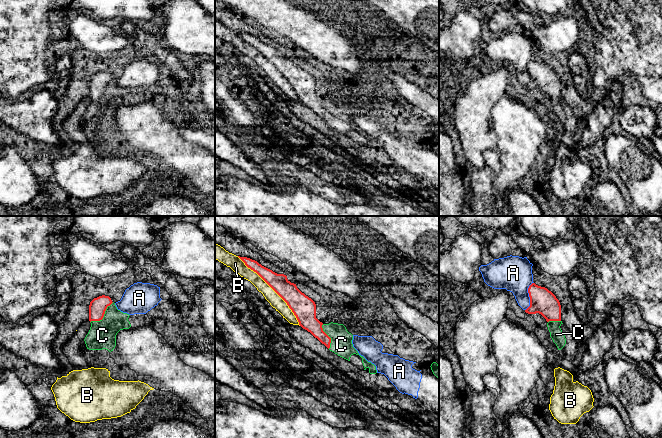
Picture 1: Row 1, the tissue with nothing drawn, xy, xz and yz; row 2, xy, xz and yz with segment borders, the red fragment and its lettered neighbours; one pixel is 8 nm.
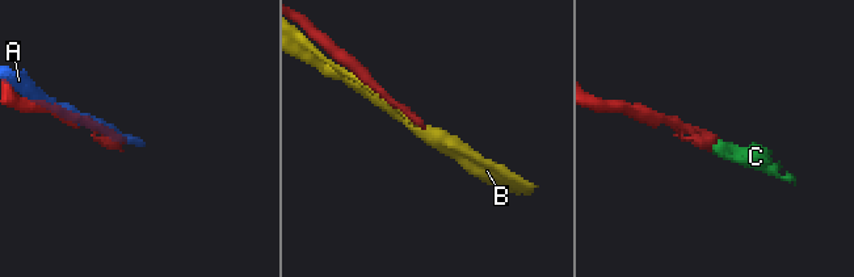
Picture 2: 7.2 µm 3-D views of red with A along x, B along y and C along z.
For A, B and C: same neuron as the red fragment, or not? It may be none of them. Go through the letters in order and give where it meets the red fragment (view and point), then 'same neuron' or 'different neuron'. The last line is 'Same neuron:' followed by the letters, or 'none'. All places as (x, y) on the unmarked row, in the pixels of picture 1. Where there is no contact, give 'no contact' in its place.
A: contact yz (529, 72); different neuron
B: contact xz (273, 65); different neuron
C: contact xy (103, 92); same neuron
Same neuron: C

